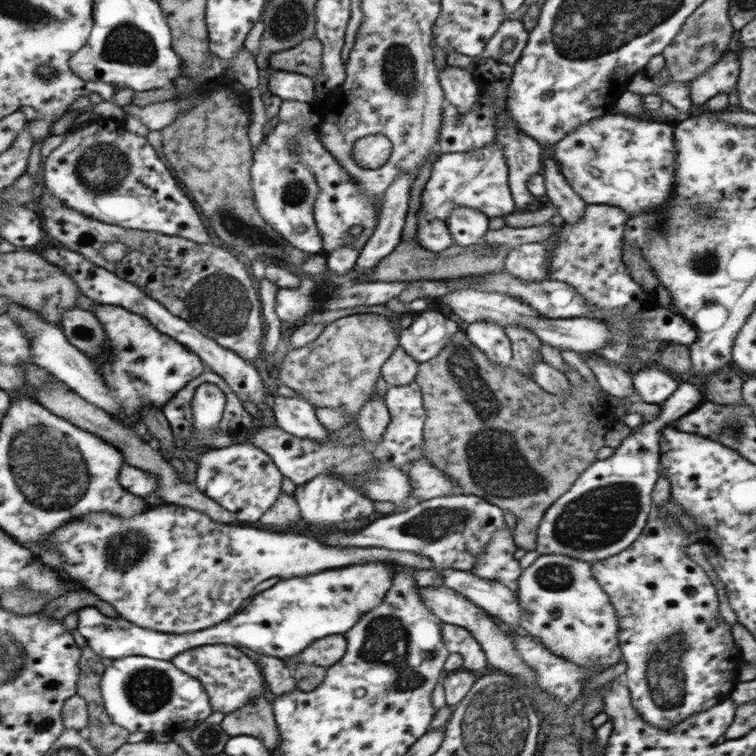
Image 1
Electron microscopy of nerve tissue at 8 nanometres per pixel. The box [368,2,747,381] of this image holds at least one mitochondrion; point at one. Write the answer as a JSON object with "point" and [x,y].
{"point":[399,72]}

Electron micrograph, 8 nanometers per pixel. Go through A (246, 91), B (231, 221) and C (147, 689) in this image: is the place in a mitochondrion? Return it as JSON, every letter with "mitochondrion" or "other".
{"A":"other","B":"mitochondrion","C":"mitochondrion"}

